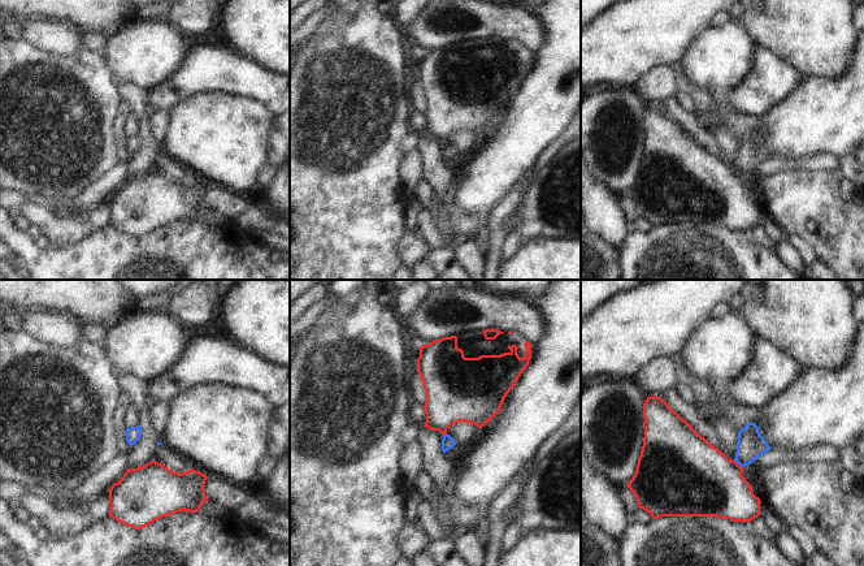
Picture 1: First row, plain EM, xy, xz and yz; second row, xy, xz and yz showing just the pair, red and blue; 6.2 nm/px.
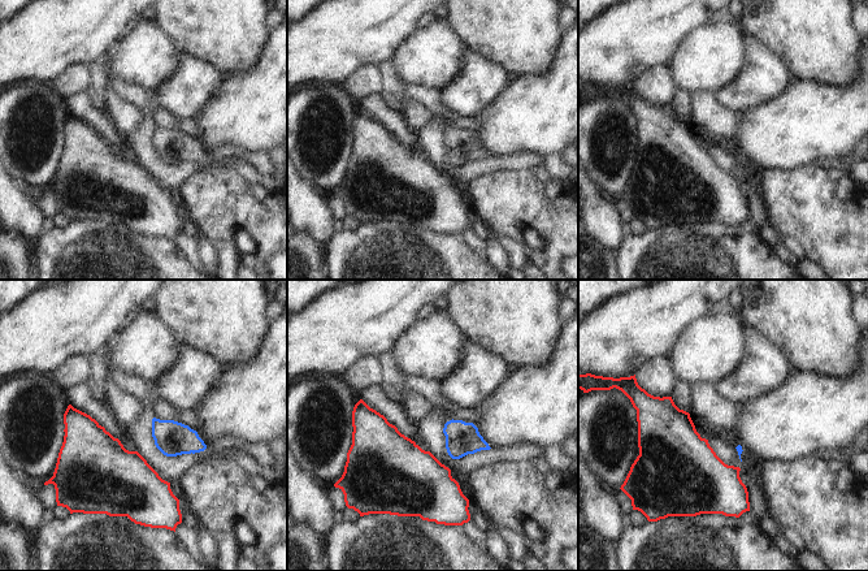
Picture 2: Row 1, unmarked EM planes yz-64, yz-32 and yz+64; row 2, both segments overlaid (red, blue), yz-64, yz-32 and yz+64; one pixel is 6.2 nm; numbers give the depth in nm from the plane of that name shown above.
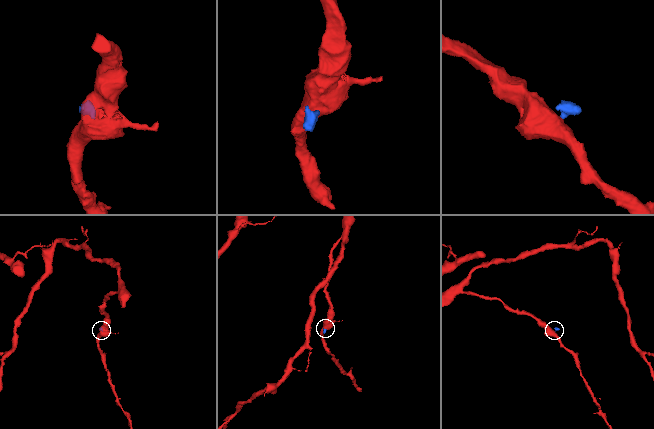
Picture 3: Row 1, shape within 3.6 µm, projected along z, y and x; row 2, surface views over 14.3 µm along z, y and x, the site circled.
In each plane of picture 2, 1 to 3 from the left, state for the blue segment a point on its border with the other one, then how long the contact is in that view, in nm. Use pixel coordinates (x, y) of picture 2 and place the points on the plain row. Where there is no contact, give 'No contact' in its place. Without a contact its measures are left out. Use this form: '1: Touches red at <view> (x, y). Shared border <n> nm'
1: No contact
2: No contact
3: No contact.

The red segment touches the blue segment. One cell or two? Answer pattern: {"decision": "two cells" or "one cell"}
{"decision": "two cells"}

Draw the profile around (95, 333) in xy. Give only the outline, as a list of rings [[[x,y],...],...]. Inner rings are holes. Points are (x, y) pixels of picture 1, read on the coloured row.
[[[88,324],[82,327],[81,333],[83,340],[99,344],[104,340],[108,330],[109,330],[108,328],[100,327],[97,324]]]

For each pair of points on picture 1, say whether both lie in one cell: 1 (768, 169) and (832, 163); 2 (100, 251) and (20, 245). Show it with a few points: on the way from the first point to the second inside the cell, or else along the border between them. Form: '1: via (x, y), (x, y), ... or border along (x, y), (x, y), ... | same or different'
1: via (784, 165), (816, 163) | same
2: via (81, 259), (39, 259) | same

